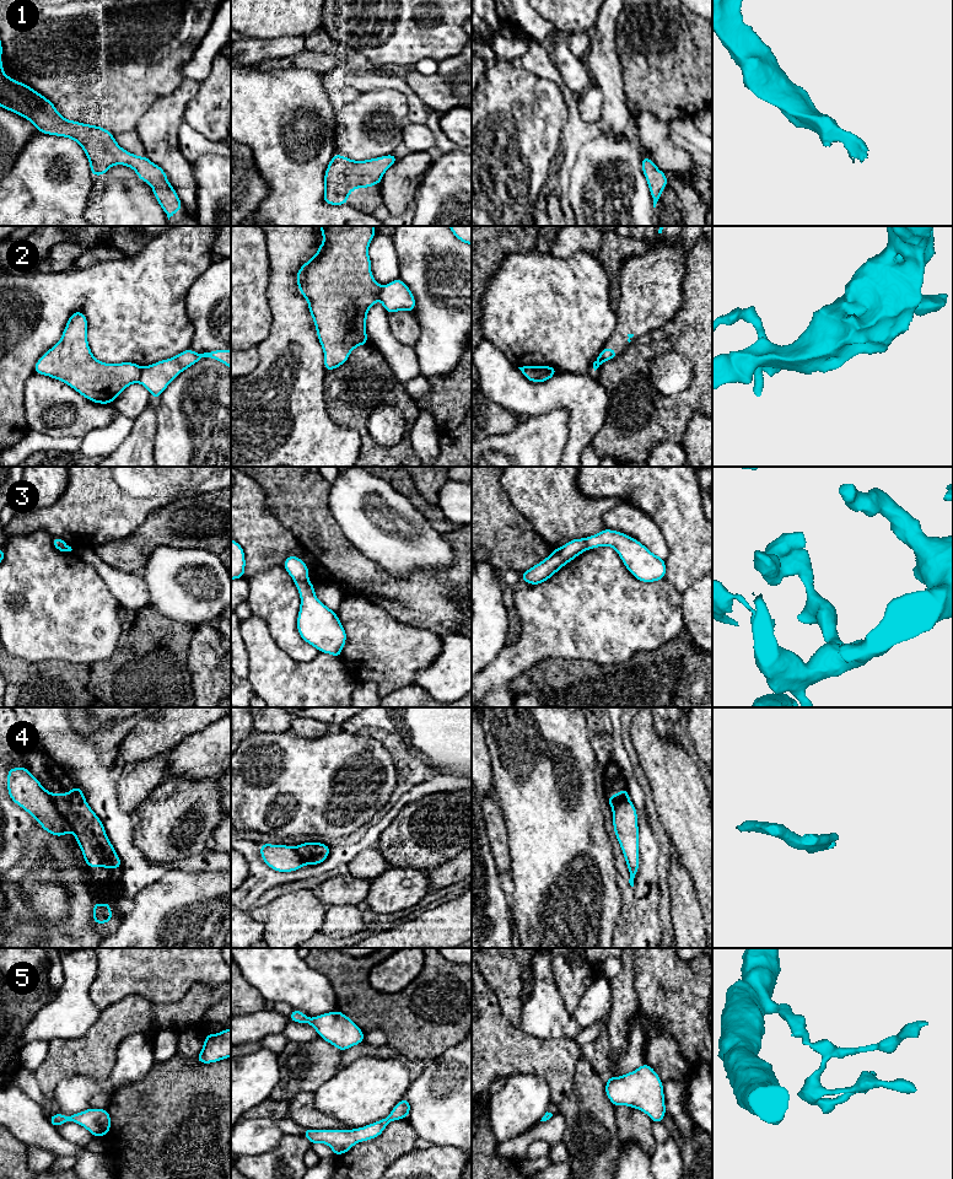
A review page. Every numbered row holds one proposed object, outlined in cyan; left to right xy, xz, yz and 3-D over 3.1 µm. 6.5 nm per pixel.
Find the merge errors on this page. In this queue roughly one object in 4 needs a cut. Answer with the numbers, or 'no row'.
2, 4

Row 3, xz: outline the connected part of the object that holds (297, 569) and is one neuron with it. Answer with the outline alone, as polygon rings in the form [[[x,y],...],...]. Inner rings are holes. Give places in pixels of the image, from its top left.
[[[289,555],[284,569],[295,581],[301,597],[297,617],[297,631],[303,641],[319,652],[340,658],[346,642],[346,632],[336,613],[325,607],[314,594],[314,586],[308,581],[308,567],[295,555]]]

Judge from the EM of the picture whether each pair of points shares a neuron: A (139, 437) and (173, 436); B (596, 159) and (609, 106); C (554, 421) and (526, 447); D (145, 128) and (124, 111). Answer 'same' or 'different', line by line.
A: different
B: different
C: same
D: different

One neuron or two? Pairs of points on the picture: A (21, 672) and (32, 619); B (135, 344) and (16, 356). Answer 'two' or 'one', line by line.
A: two
B: one

